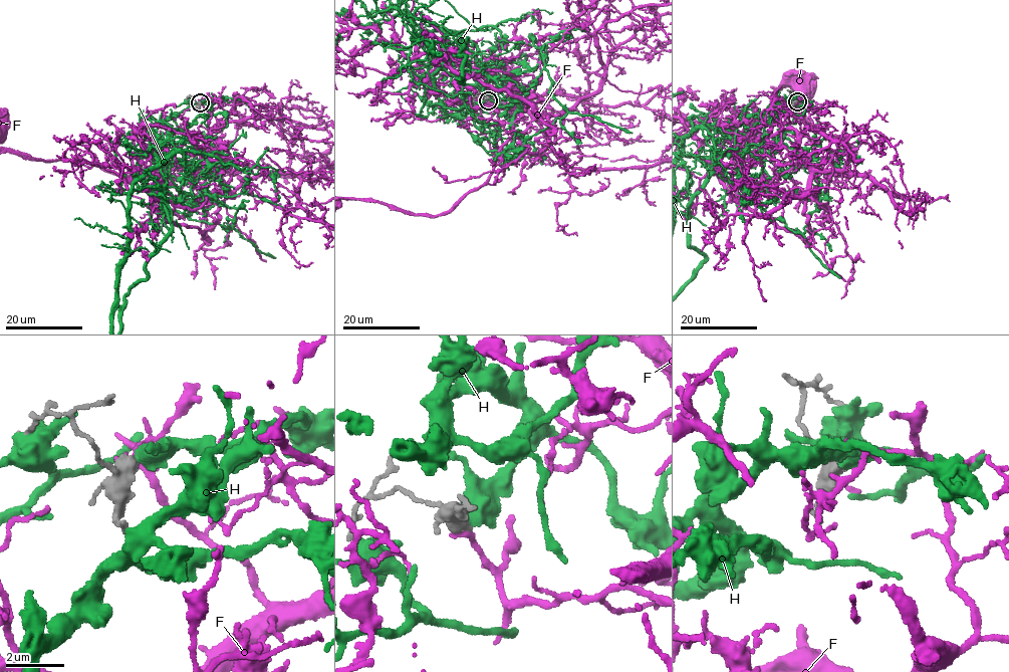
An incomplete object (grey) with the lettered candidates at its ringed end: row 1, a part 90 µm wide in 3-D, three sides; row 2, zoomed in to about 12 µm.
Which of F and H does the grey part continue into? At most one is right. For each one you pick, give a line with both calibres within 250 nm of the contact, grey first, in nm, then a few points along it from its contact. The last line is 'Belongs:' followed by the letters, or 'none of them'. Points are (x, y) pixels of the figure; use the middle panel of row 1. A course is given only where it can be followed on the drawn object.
F: 400/200 nm | via (488, 100), (533, 118), (450, 210), (410, 215), (375, 201)
Belongs: F

